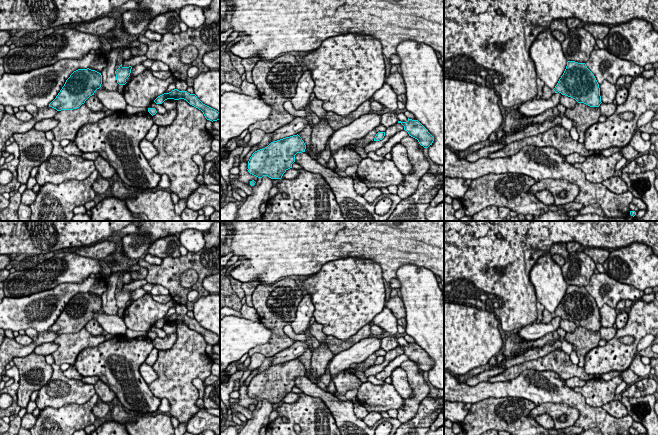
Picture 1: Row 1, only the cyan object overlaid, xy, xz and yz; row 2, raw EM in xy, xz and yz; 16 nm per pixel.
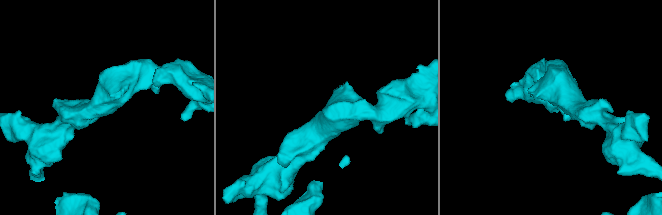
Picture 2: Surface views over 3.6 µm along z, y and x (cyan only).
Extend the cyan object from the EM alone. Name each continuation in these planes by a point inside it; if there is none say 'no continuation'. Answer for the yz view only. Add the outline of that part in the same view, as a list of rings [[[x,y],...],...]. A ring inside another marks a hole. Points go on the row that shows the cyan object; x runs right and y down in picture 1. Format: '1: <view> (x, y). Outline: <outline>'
1: yz (547, 92). Outline: [[[544,85],[541,99],[549,99],[553,94],[555,94],[555,91]]]

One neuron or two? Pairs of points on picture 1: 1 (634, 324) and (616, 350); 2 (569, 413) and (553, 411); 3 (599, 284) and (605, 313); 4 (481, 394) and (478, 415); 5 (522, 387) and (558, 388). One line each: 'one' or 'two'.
1: one
2: one
3: two
4: two
5: one

